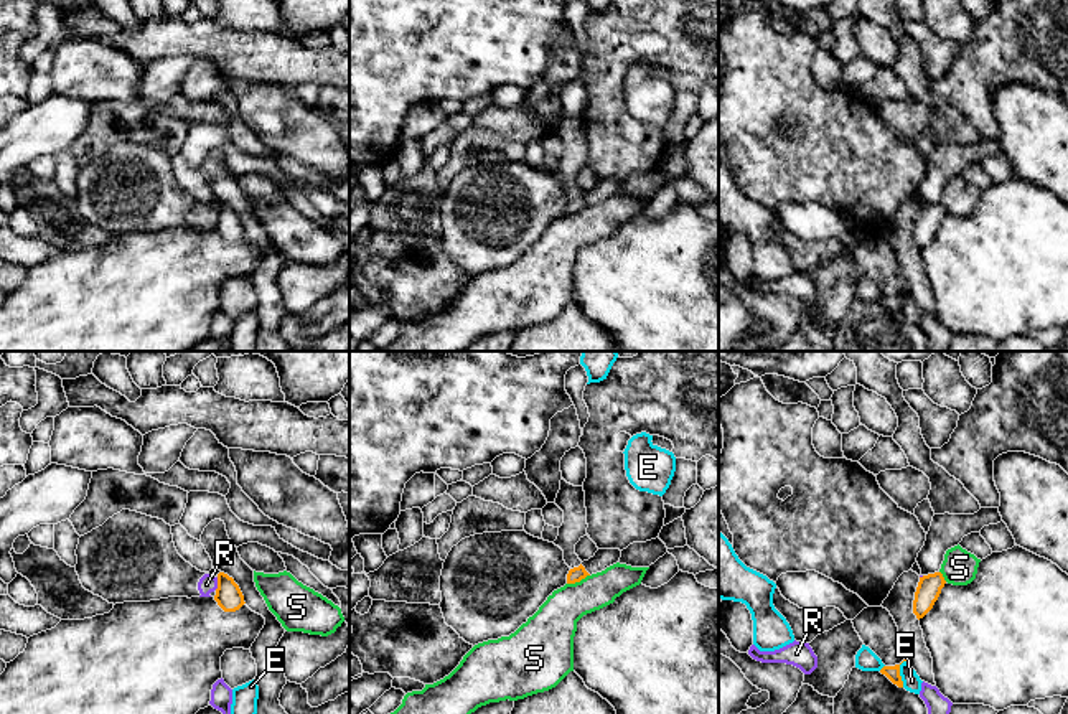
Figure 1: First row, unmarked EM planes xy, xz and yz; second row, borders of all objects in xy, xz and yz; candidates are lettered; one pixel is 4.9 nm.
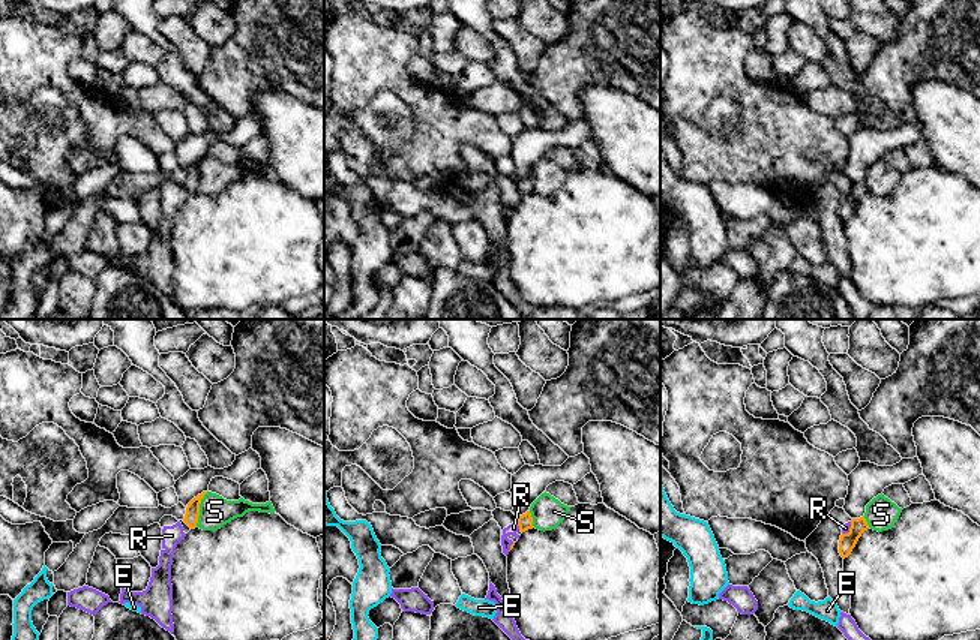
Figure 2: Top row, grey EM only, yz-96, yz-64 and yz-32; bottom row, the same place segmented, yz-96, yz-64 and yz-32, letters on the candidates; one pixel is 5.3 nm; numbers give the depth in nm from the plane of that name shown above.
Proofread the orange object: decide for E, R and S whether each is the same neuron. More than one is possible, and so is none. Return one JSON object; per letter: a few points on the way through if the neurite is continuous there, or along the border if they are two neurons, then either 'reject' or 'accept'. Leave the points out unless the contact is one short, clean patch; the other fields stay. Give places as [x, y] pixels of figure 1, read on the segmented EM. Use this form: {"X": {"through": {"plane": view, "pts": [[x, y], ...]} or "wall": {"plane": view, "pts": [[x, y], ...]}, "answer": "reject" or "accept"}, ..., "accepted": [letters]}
{"E": {"wall": {"plane": "yz", "pts": [[905, 660], [900, 665], [904, 686]]}, "answer": "reject"}, "R": {"wall": {"plane": "xy", "pts": [[218, 577], [215, 589]]}, "answer": "reject"}, "S": {"answer": "reject"}, "accepted": []}

